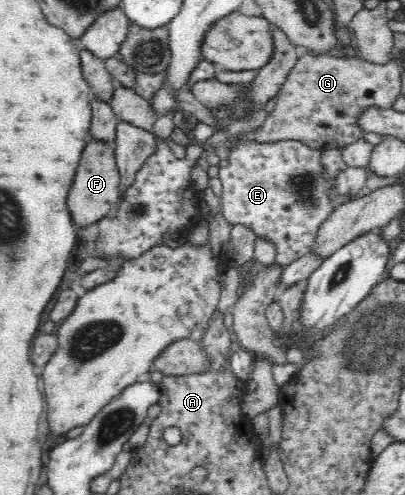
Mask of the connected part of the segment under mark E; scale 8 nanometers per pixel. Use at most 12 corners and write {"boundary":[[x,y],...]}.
{"boundary":[[231,135],[222,218],[289,265],[317,247],[335,176],[297,140]]}

